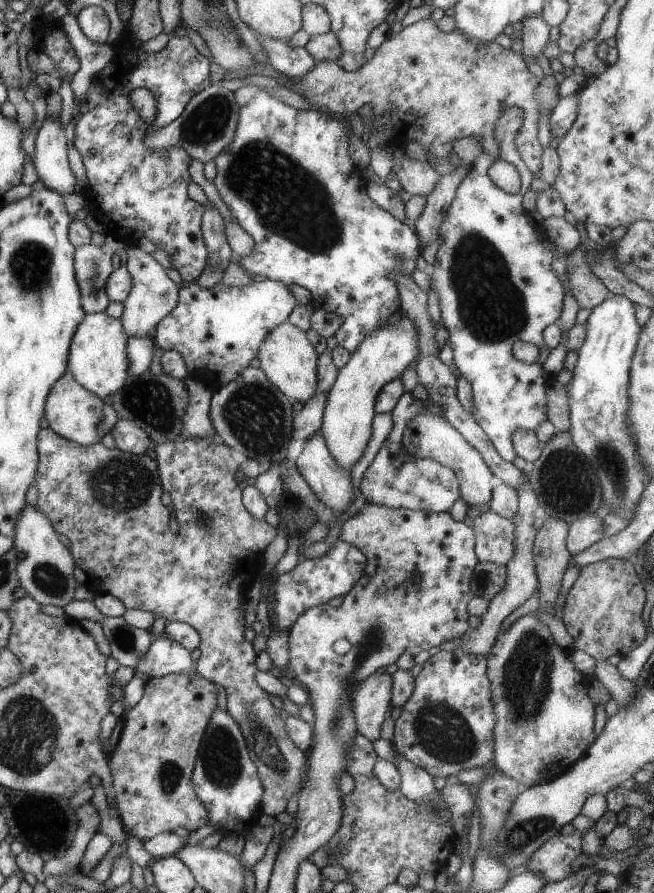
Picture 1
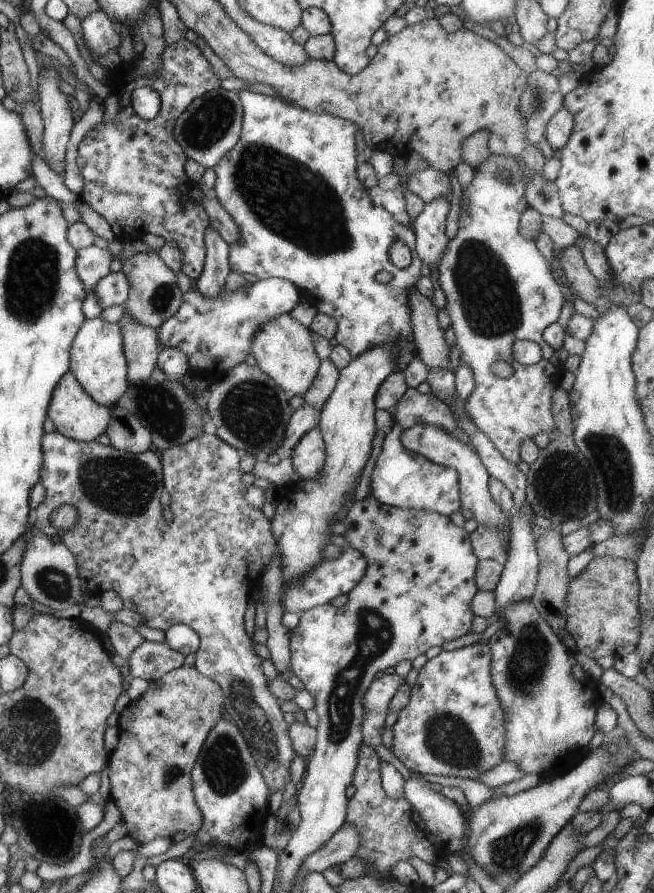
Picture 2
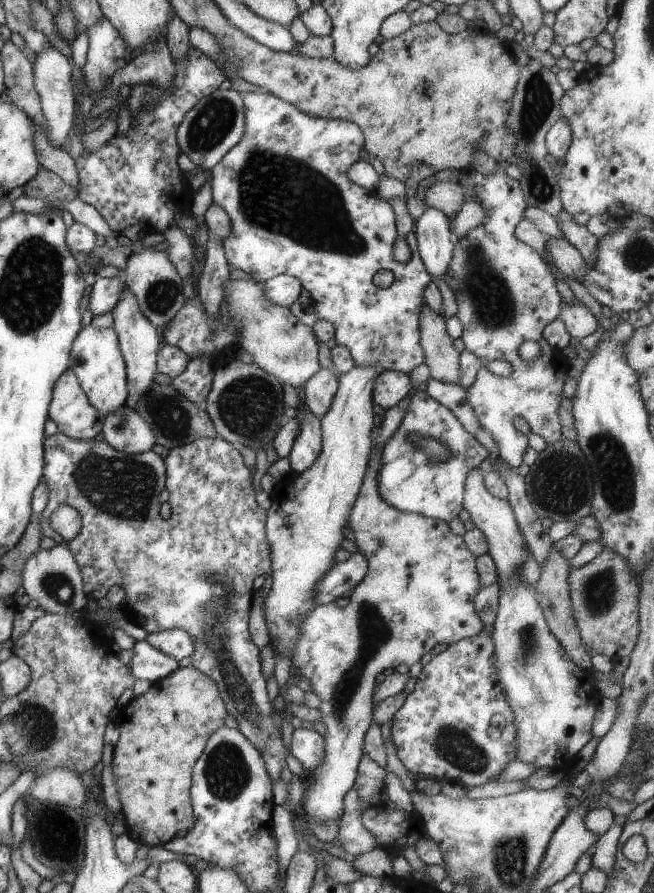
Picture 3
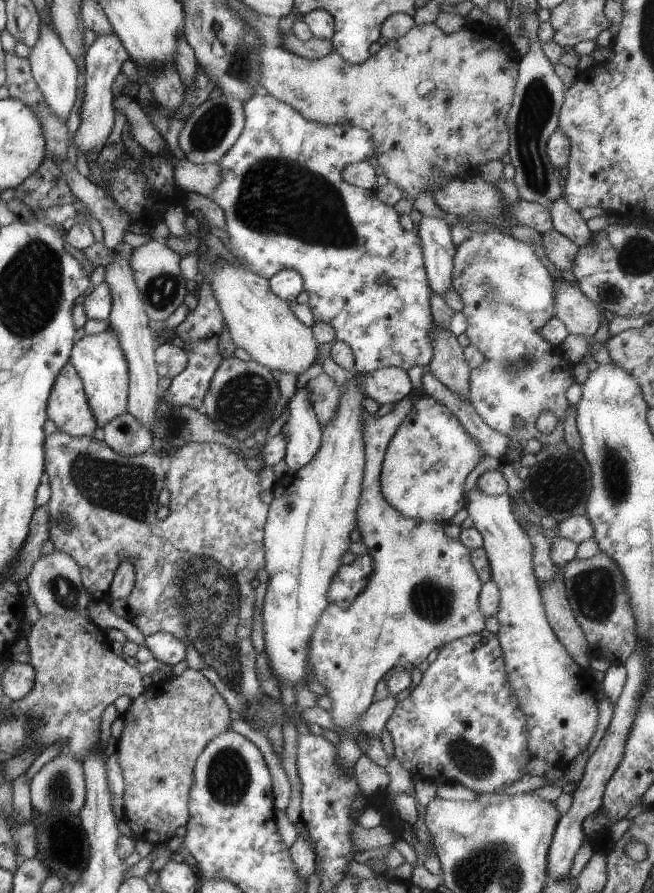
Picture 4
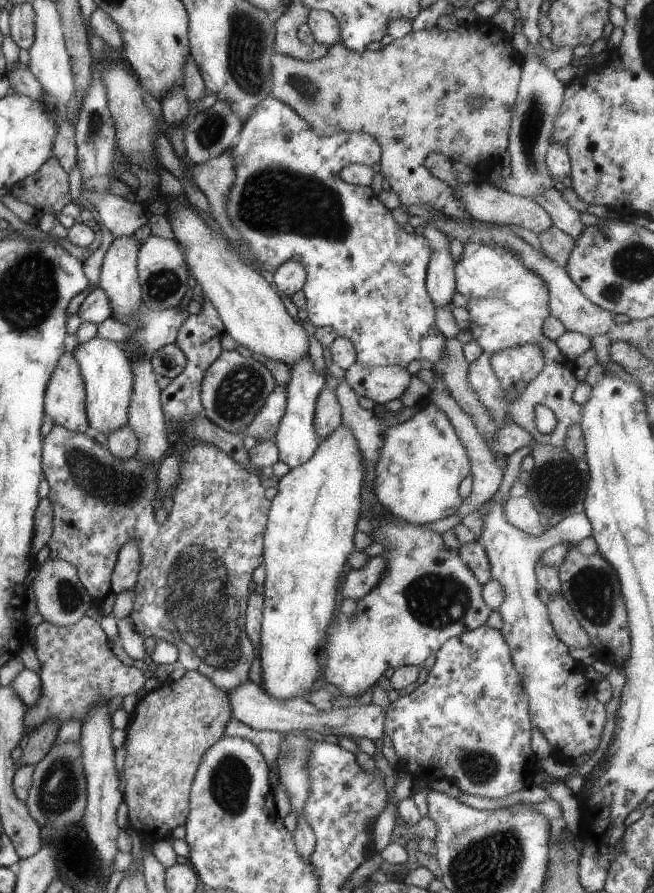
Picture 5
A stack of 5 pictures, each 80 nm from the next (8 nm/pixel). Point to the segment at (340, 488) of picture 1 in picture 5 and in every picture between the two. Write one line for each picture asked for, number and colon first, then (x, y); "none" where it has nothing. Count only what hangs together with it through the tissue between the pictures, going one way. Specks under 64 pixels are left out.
2: (308, 457)
3: (307, 444)
4: (302, 430)
5: (296, 440)

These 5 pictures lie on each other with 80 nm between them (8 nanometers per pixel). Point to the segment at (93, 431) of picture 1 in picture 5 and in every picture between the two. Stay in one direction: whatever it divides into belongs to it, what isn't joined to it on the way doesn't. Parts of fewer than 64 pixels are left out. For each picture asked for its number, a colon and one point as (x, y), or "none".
2: (75, 415)
3: (69, 408)
4: (67, 408)
5: (64, 397)

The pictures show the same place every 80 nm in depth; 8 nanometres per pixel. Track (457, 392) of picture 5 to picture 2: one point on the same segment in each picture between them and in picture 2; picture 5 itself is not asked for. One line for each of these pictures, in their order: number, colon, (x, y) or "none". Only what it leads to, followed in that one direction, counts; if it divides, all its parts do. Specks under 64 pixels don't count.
2: (430, 348)
3: (439, 355)
4: (447, 365)

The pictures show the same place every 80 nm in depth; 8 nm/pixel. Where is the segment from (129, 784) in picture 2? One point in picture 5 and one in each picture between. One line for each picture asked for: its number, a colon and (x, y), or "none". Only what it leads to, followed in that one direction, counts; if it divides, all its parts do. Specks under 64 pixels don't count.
3: (161, 733)
4: (165, 728)
5: (171, 727)

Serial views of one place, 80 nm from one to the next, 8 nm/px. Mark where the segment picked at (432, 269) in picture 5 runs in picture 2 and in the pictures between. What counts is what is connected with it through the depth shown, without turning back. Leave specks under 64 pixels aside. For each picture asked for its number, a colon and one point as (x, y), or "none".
2: (429, 227)
3: (435, 241)
4: (437, 248)

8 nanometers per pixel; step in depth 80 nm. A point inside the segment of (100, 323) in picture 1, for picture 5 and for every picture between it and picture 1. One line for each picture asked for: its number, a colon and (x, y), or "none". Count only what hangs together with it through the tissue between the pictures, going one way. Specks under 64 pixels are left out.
2: (96, 361)
3: (95, 358)
4: (97, 359)
5: (106, 372)

